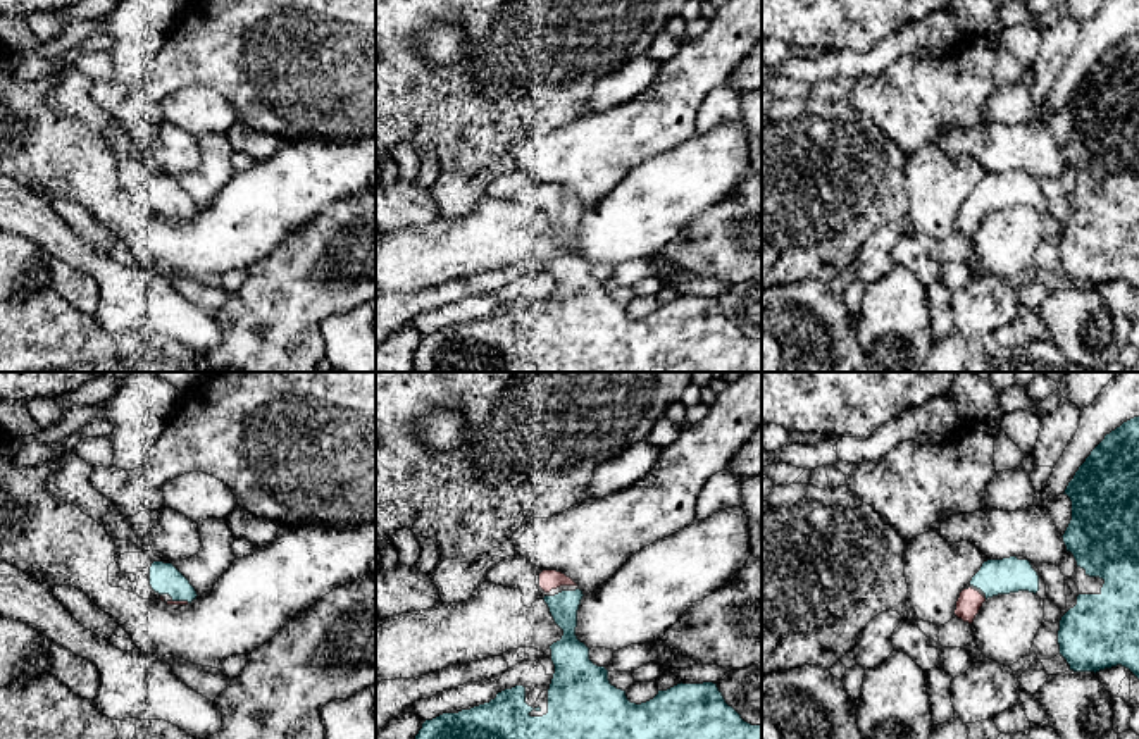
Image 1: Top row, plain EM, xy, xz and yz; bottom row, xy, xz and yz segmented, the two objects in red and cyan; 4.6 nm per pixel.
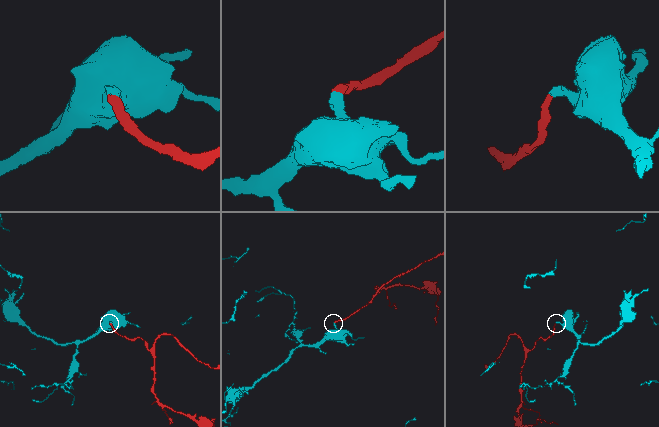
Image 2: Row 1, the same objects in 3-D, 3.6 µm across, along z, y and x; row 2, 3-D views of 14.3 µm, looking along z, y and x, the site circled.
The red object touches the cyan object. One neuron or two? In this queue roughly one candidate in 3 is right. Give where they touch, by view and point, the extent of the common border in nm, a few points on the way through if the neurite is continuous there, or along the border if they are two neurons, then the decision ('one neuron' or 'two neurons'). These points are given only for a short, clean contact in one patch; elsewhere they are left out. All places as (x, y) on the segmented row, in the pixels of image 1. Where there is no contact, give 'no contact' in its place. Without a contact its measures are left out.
xy (181, 602) | 80 nm | one neuron

